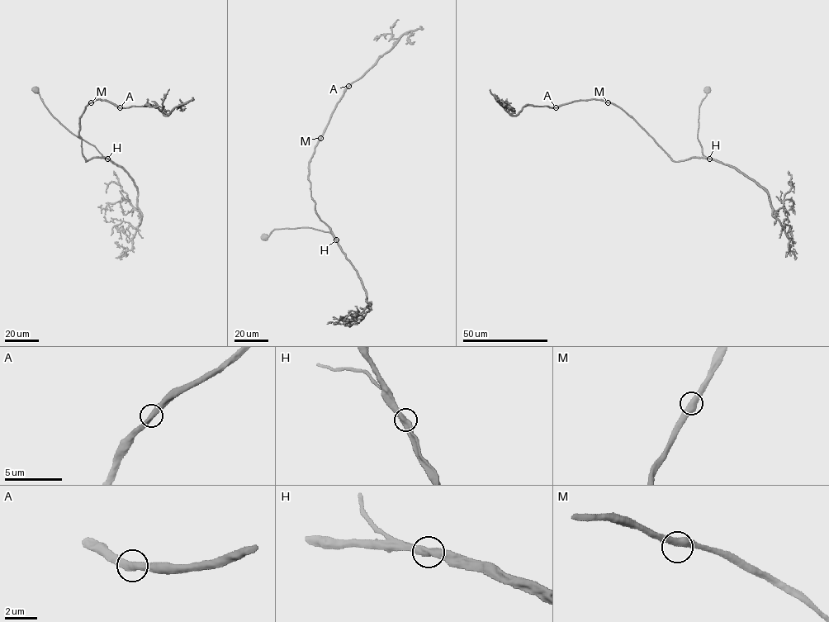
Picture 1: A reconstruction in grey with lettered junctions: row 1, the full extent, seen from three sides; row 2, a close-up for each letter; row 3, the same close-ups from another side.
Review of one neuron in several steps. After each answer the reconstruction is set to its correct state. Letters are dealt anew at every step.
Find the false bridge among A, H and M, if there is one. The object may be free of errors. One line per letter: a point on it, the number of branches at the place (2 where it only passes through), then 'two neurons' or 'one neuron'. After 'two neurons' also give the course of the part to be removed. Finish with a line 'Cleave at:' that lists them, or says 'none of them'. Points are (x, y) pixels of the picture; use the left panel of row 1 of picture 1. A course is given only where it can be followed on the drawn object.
A: (120, 107) | 2 | one neuron
H: (107, 159) | 2 | one neuron
M: (91, 102) | 2 | one neuron
Cleave at: none of them

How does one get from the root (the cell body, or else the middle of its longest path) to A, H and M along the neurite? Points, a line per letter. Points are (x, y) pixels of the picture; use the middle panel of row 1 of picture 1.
A: (265, 237), (275, 229), (300, 227), (332, 234), (315, 210), (309, 163), (332, 112), (348, 86)
H: (265, 237), (275, 229), (311, 227), (329, 232), (336, 239)
M: (265, 237), (275, 229), (300, 227), (311, 227), (332, 234), (316, 212), (308, 179), (309, 163), (320, 138)

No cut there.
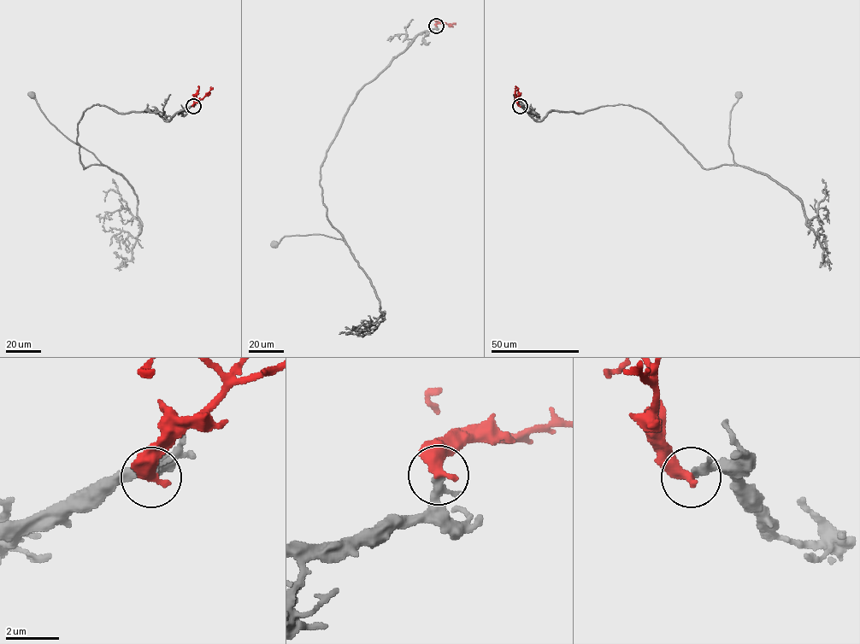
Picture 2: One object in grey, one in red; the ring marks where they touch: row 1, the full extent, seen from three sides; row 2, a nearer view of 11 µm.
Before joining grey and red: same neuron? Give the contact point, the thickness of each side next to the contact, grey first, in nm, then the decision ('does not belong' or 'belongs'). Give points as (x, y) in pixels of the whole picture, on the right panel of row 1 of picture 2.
place (520, 106); calibres 360 and 480 nm; belongs

